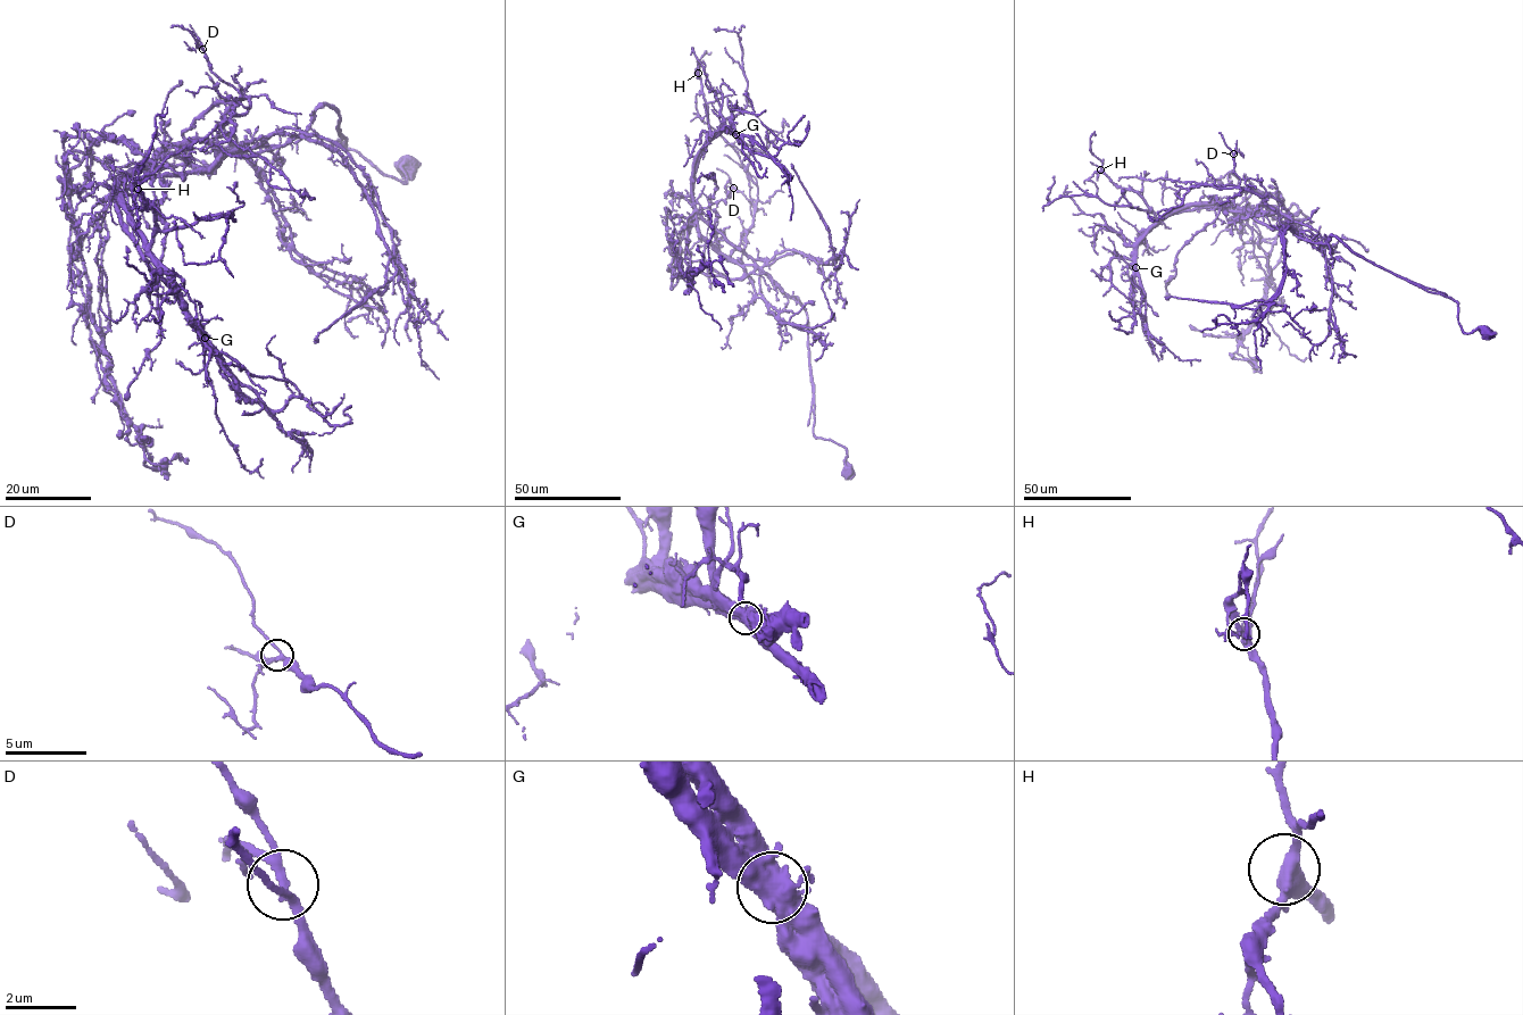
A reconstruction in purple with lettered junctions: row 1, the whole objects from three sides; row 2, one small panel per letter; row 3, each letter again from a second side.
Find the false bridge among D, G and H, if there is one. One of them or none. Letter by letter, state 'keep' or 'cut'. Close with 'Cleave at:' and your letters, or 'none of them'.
D: keep
G: cut
H: keep
Cleave at: G

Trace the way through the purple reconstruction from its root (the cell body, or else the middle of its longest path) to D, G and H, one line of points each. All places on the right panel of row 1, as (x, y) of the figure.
D: (1487, 334), (1464, 333), (1456, 301), (1334, 235), (1317, 243), (1283, 227), (1265, 198), (1239, 188), (1233, 154)
G: (1487, 334), (1464, 333), (1456, 301), (1334, 235), (1317, 243), (1231, 210), (1170, 211), (1138, 243), (1135, 268)
H: (1487, 334), (1464, 333), (1456, 301), (1375, 265), (1334, 235), (1317, 243), (1217, 208), (1158, 218), (1100, 169)

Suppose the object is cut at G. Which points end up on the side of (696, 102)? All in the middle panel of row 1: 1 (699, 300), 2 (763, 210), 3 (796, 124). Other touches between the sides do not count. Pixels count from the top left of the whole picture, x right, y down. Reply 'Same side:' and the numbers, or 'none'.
Same side: 2, 3

